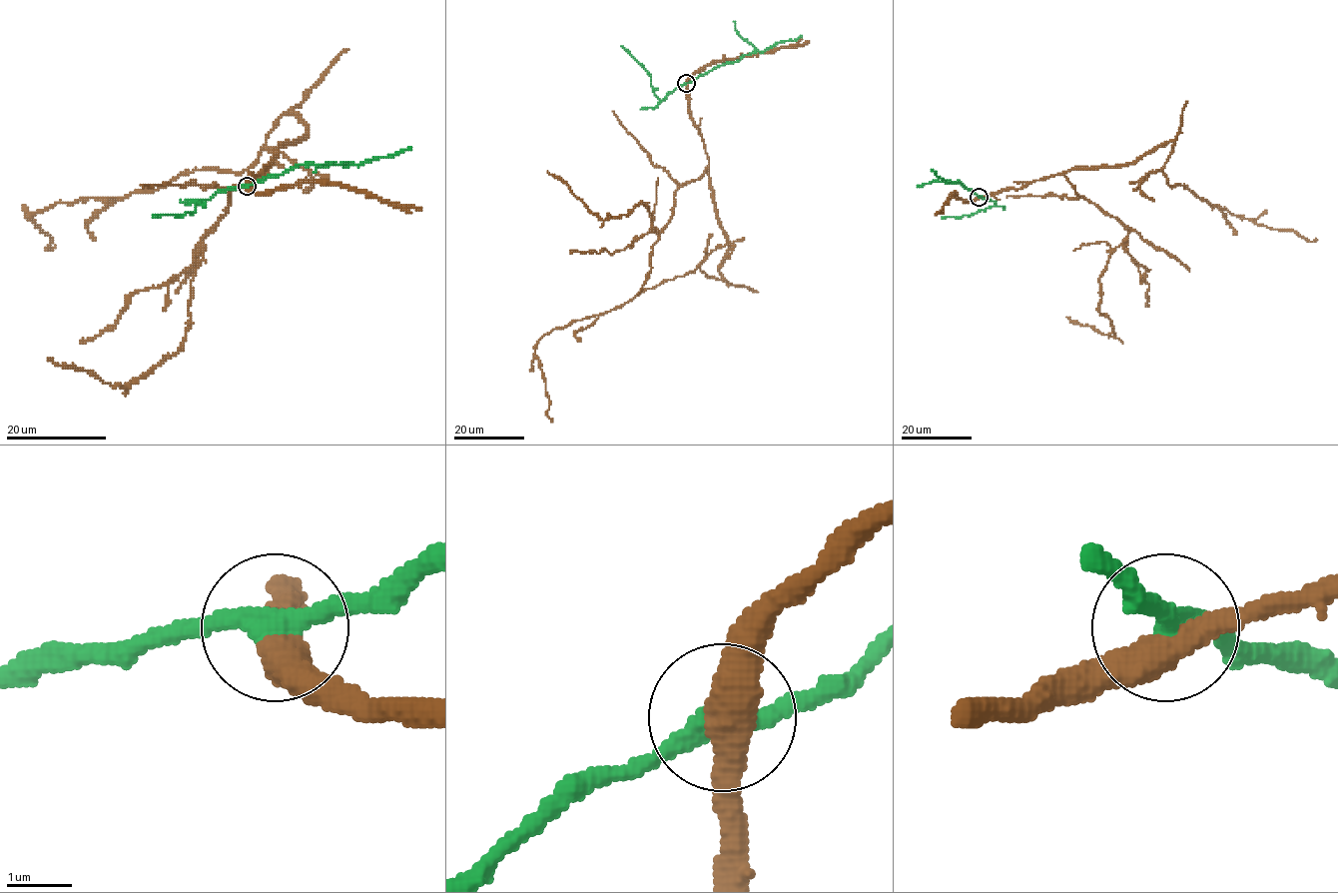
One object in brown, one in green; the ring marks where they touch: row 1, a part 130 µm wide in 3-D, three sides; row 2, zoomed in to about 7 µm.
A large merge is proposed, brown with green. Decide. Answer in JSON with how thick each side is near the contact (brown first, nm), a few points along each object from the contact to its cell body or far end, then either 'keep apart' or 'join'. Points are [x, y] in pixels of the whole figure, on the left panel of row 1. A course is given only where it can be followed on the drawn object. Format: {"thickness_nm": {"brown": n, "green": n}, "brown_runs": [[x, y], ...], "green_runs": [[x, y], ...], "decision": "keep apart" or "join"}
{"thickness_nm": {"brown": 480, "green": 320}, "brown_runs": [[246, 187], [305, 133], [297, 106], [239, 173], [182, 172], [152, 190], [44, 208], [30, 218], [55, 246]], "green_runs": [[246, 187], [294, 167], [361, 164], [411, 148]], "decision": "keep apart"}

